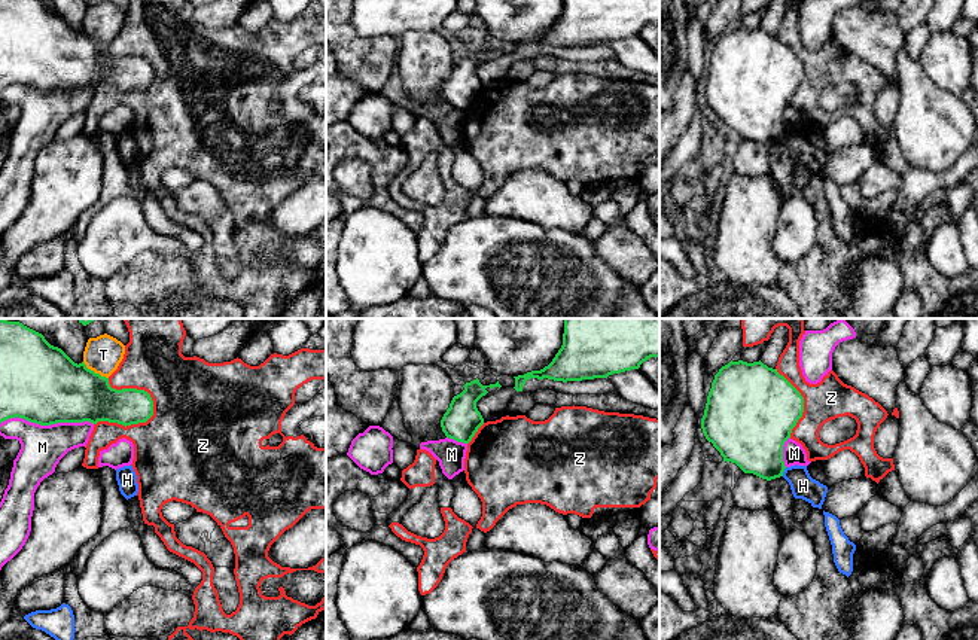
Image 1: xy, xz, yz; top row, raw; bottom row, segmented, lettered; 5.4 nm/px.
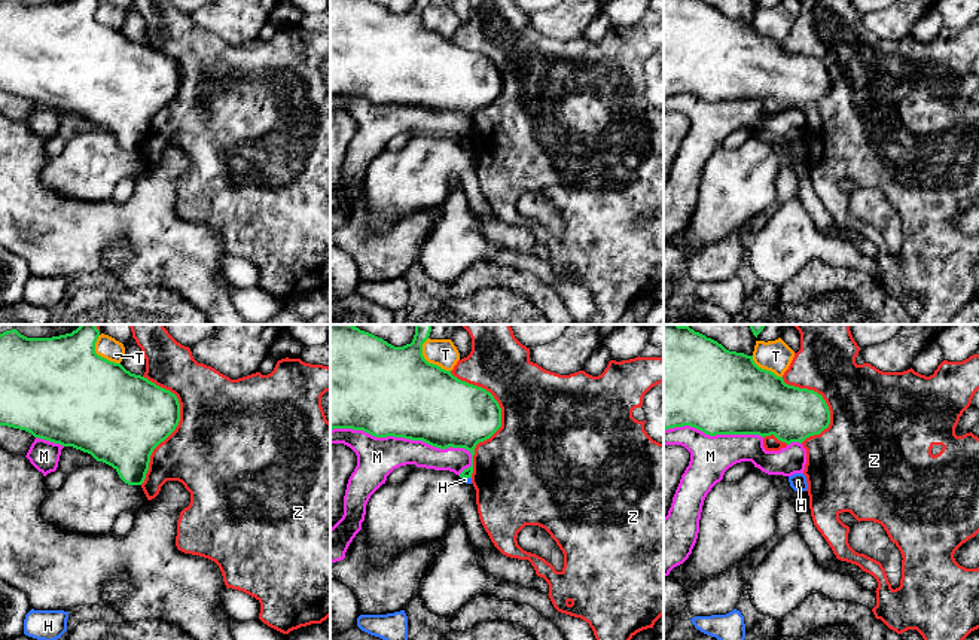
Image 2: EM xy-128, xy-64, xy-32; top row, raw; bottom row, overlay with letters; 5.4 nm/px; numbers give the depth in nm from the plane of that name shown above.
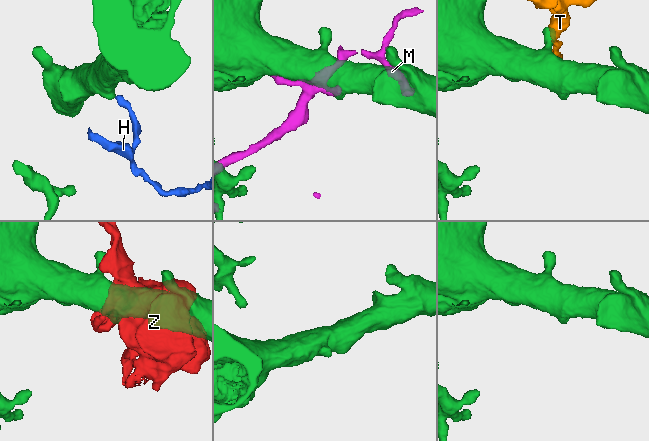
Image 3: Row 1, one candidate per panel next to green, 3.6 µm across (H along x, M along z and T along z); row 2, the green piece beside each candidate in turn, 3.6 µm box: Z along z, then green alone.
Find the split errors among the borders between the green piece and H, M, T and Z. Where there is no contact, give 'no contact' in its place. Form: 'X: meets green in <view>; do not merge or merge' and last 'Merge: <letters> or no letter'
H: meets green in yz; do not merge
M: meets green in xy; do not merge
T: meets green in xy; do not merge
Z: meets green in xy; do not merge
Merge: no letter

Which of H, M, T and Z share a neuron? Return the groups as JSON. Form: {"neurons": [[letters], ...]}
{"neurons": [["H"], ["M"], ["T"], ["Z"]]}

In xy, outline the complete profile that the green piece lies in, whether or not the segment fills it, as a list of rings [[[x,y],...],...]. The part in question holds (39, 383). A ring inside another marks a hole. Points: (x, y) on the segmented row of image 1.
[[[0,319],[0,423],[18,417],[40,426],[109,421],[127,427],[152,415],[147,391],[112,388],[109,378],[74,363],[42,333]]]

